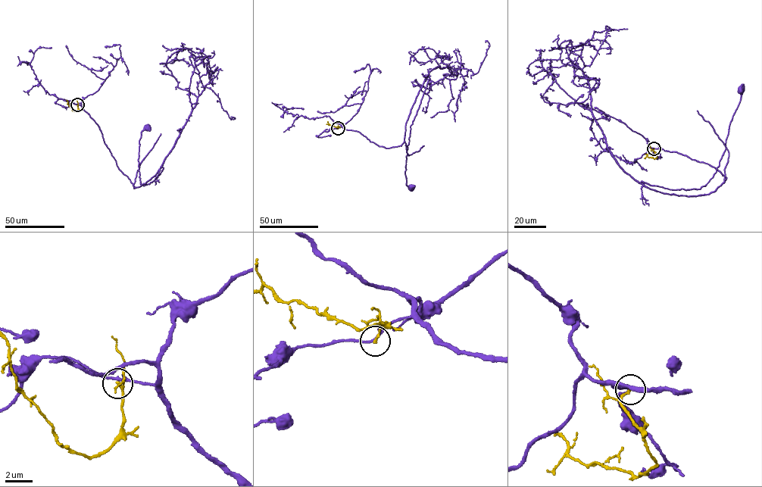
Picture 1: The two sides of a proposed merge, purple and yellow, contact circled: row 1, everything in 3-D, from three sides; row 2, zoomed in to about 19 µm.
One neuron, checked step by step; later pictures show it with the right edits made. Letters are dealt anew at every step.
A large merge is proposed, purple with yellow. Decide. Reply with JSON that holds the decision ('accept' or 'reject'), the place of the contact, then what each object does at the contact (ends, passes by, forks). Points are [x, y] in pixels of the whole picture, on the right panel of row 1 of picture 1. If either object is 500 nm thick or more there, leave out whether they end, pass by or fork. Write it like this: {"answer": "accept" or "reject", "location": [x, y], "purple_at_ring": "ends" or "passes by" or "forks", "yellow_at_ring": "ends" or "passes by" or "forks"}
{"answer": "reject", "location": [654, 148], "purple_at_ring": "passes by", "yellow_at_ring": "ends"}

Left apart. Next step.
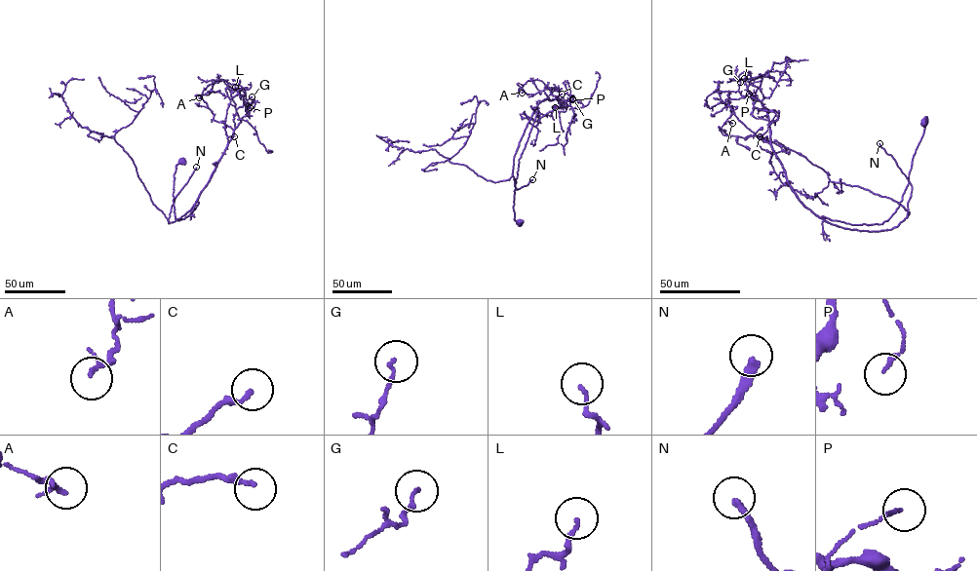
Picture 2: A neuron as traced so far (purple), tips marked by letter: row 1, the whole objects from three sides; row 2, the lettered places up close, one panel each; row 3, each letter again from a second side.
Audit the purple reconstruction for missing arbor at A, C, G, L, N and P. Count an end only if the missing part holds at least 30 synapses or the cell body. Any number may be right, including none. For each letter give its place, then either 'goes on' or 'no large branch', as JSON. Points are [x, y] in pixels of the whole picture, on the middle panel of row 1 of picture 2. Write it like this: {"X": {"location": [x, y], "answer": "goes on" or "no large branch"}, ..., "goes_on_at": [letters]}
{"A": {"location": [522, 93], "answer": "no large branch"}, "C": {"location": [562, 94], "answer": "goes on"}, "G": {"location": [572, 98], "answer": "no large branch"}, "L": {"location": [555, 107], "answer": "no large branch"}, "N": {"location": [532, 179], "answer": "goes on"}, "P": {"location": [572, 99], "answer": "no large branch"}, "goes_on_at": ["C", "N"]}

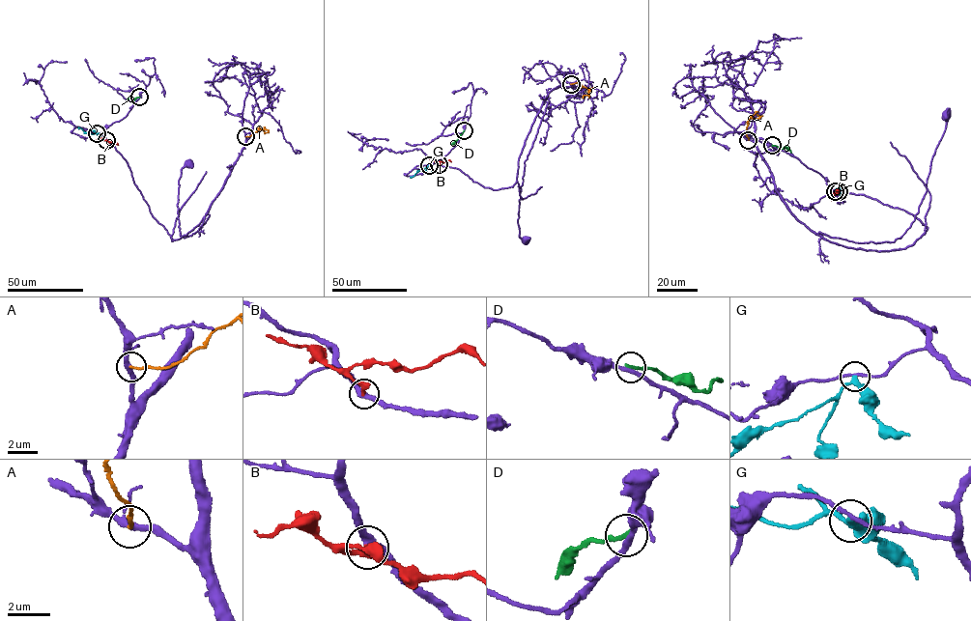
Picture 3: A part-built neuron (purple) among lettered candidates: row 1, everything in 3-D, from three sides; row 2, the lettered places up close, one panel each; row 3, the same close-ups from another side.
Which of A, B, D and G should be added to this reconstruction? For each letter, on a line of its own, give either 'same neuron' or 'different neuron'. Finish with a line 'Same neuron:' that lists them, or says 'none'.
A: different neuron
B: different neuron
D: different neuron
G: different neuron
Same neuron: none

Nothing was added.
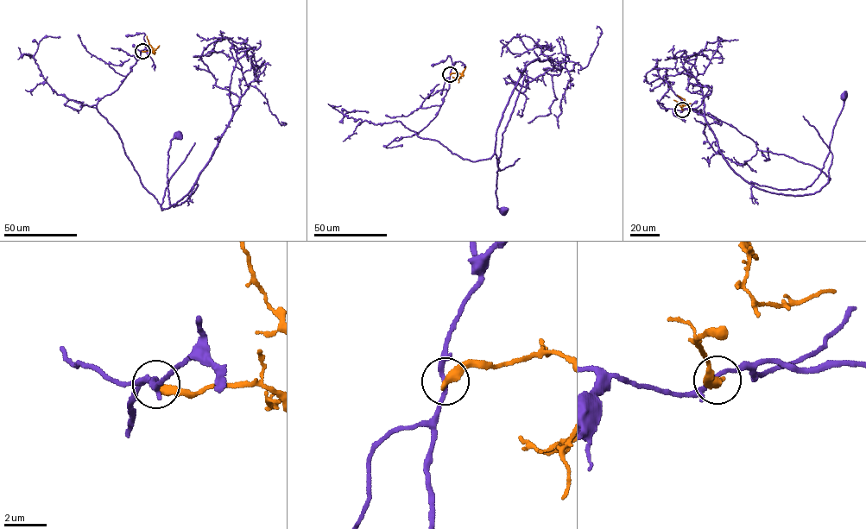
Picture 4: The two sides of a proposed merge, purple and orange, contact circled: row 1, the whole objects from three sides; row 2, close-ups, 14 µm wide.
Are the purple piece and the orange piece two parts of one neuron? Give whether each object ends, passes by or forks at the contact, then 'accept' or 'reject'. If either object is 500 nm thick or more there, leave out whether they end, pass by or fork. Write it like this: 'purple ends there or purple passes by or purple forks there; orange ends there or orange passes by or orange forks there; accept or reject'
purple passes by; orange ends there; reject

